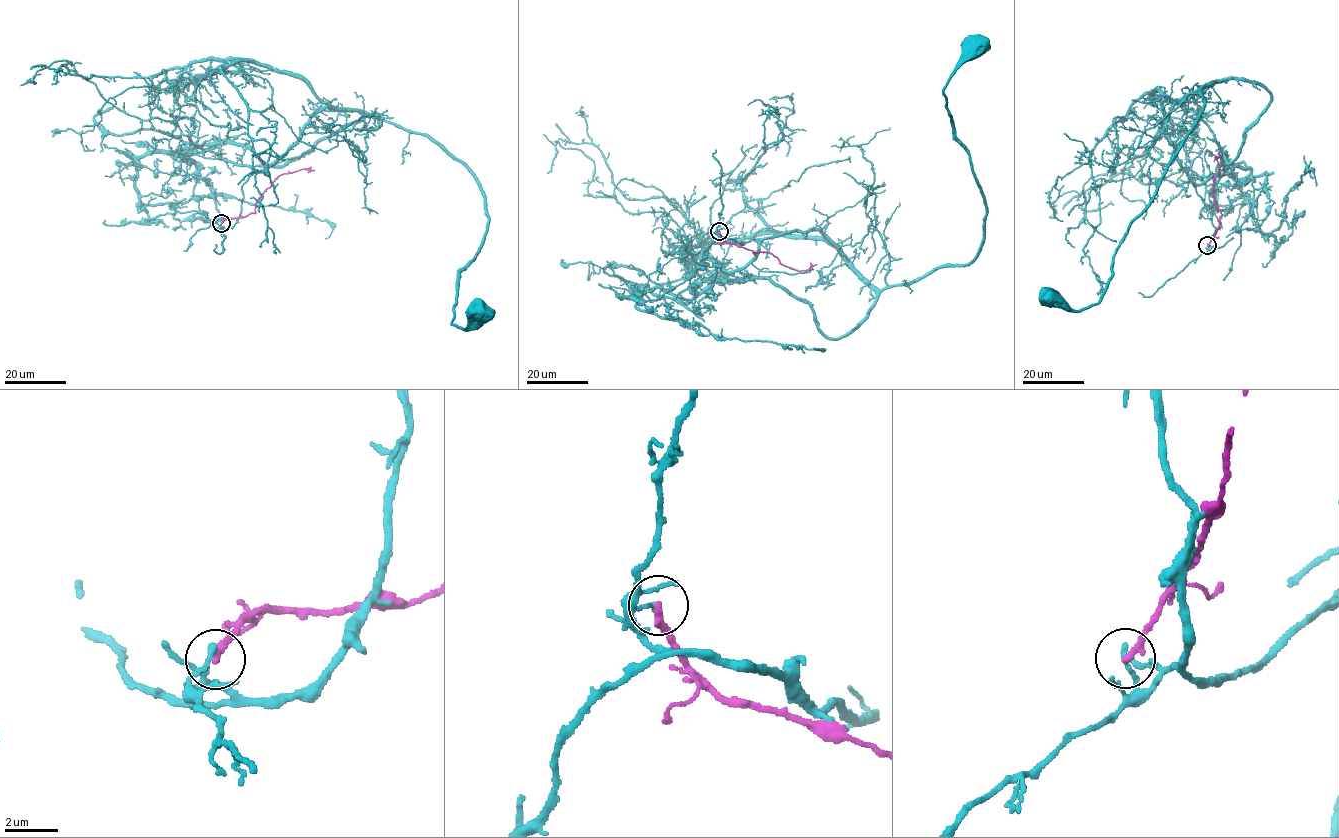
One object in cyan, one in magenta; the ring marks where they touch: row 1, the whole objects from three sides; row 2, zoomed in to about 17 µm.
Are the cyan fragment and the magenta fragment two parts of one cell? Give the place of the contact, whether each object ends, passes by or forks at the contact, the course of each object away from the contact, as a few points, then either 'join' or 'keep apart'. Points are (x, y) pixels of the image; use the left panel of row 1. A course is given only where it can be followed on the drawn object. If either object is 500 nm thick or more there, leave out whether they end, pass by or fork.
at (221, 223); cyan ends there; magenta ends there; cyan runs (221, 223), (311, 116), (370, 114), (426, 133), (473, 177), (487, 232), (451, 322), (478, 307); magenta runs (221, 223), (228, 218), (255, 212), (258, 199), (279, 176), (306, 168), (314, 170); keep apart

